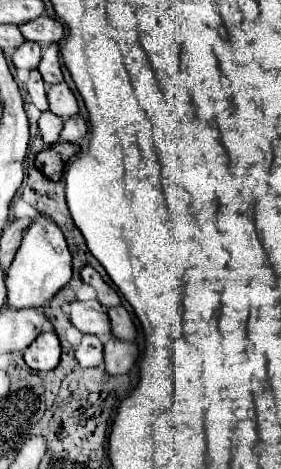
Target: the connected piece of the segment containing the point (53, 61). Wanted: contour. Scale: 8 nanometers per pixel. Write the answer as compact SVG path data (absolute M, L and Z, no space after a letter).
M50 43L42 47L42 59L38 65L38 71L42 73L42 79L46 83L60 83L62 77L62 69L60 69L60 59L58 59L58 45Z

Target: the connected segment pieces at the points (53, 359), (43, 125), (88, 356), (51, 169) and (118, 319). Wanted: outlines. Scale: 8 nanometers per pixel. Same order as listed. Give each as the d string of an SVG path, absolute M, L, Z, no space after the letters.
M52 329L40 333L34 339L34 343L26 349L24 361L34 371L54 369L58 365L58 361L60 361L60 343L58 343L56 333Z
M44 111L38 119L38 127L42 133L42 139L46 145L54 145L60 141L60 131L62 131L62 119L56 117L52 111Z
M82 335L80 345L76 347L76 359L82 367L98 367L104 361L102 341L96 335Z
M48 147L46 151L40 151L38 155L36 155L36 167L40 169L40 171L48 171L48 175L52 175L52 177L48 177L48 179L60 179L60 175L62 175L62 167L64 167L64 161L62 161L62 155L54 149L54 147Z
M118 305L118 307L110 307L108 309L108 317L110 317L110 327L112 327L112 335L116 339L124 339L124 341L132 341L136 337L136 327L128 315L128 311Z

